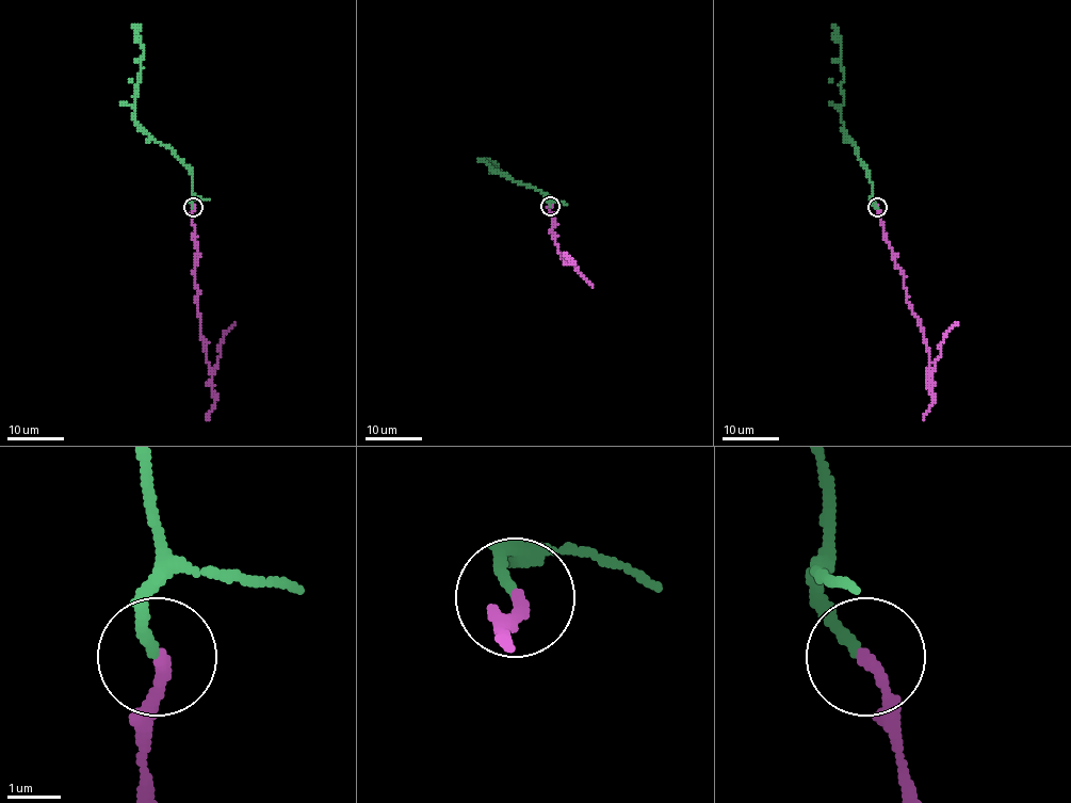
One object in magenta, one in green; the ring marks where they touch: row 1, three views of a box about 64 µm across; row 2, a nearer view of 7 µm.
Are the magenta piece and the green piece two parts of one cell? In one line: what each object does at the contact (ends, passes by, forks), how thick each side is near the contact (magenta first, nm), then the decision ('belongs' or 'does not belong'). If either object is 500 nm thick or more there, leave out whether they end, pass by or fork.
magenta ends there; green ends there; 240 nm thick on the magenta side, 180 nm on the other; does not belong

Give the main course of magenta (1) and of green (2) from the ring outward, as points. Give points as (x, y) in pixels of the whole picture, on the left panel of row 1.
1: (193, 207), (198, 291), (195, 302), (199, 332), (212, 370), (223, 335), (234, 323)
2: (193, 207), (191, 171), (134, 119), (143, 45), (132, 26)

